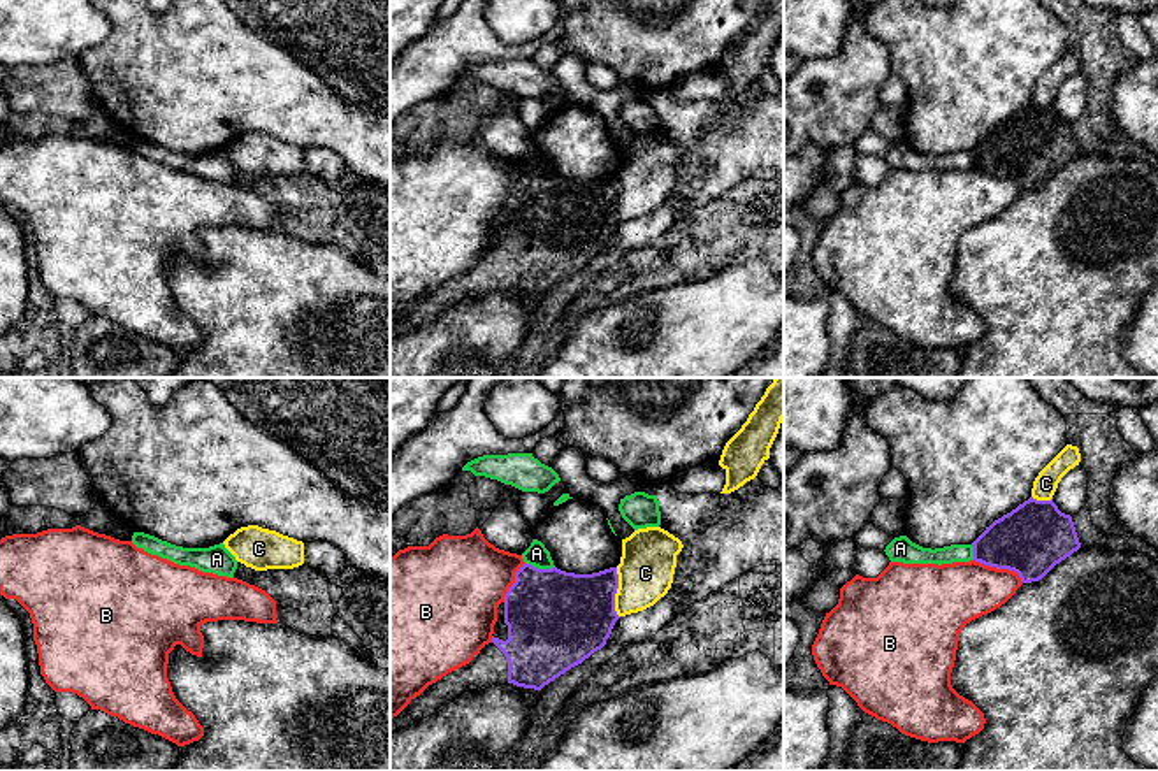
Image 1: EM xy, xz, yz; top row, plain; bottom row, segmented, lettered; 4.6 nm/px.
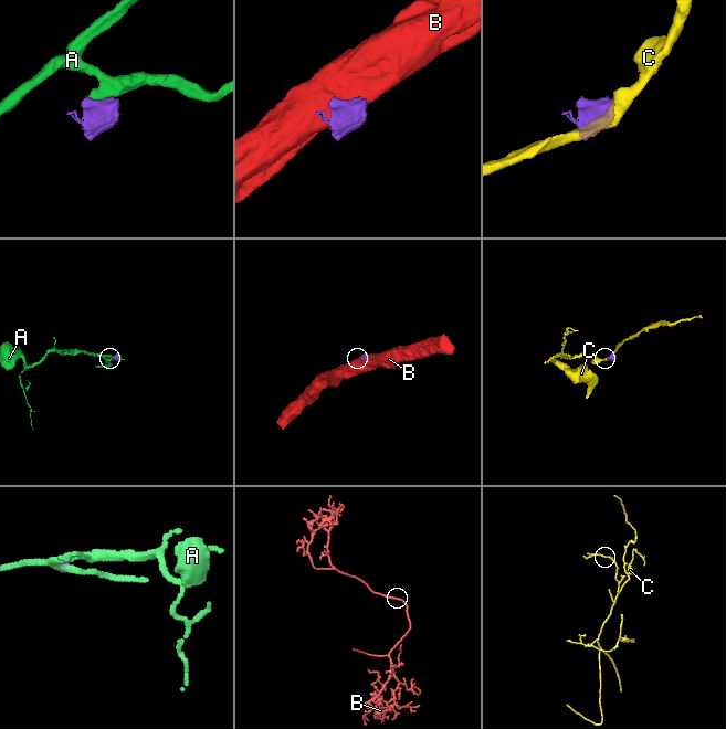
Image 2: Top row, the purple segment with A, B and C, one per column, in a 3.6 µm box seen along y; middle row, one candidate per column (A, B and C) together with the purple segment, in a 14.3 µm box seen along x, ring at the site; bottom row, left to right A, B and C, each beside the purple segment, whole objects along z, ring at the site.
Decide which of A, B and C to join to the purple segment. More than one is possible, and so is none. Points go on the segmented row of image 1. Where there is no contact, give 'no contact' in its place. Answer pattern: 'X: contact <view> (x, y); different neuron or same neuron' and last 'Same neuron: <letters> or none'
A: contact xz (540, 569); different neuron
B: contact yz (1000, 568); different neuron
C: contact xz (615, 592); different neuron
Same neuron: none

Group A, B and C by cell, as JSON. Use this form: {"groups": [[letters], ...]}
{"groups": [["A"], ["B"], ["C"]]}

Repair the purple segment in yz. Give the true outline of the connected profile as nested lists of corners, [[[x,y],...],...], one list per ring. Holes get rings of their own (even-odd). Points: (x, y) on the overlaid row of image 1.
[[[1030,497],[995,520],[972,543],[973,560],[1019,574],[1023,583],[1042,580],[1081,548],[1074,522],[1051,501]]]

